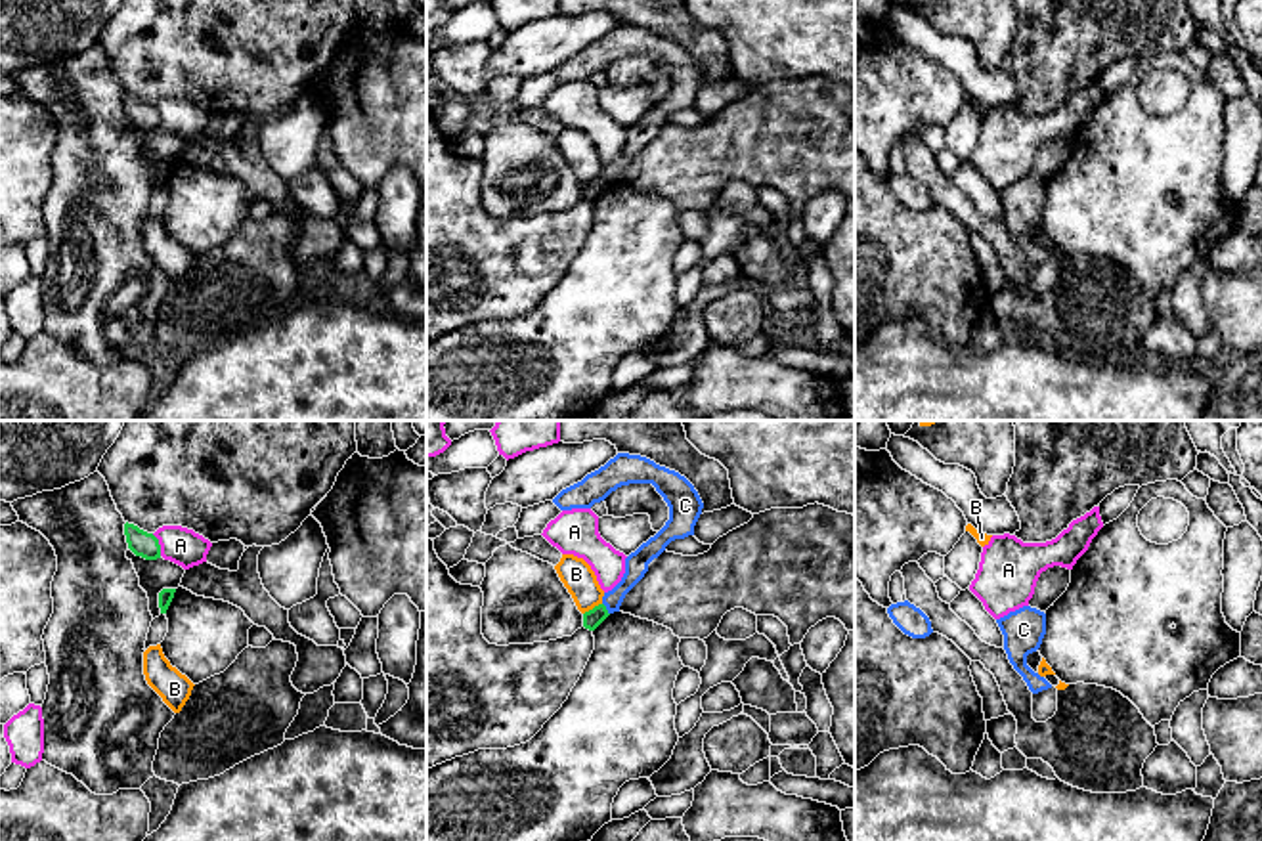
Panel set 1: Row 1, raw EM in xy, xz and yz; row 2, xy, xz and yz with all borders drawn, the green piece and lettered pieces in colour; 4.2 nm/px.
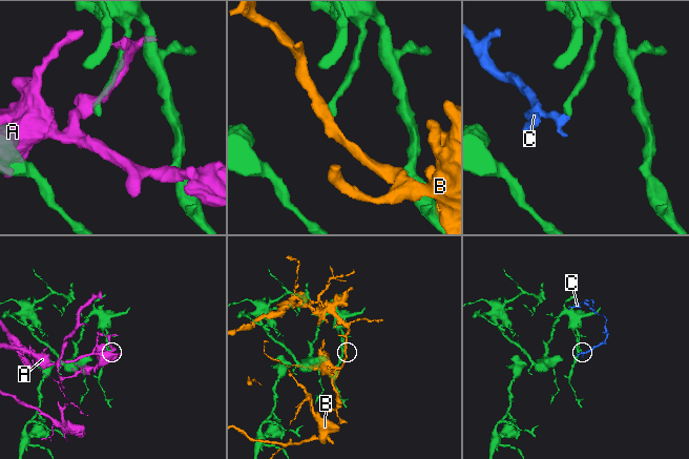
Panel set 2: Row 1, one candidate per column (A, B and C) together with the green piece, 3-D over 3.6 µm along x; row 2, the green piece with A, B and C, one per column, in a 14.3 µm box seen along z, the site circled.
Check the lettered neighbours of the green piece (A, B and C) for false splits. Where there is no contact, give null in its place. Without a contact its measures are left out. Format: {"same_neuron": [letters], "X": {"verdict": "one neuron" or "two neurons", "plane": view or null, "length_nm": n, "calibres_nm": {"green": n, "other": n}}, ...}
{"same_neuron": [], "A": {"verdict": "two neurons", "plane": "xy", "length_nm": 100, "calibres_nm": {"green": 110, "other": 160}}, "B": {"verdict": "two neurons", "plane": "xz", "length_nm": 90, "calibres_nm": {"green": 80, "other": 140}}, "C": {"verdict": "two neurons", "plane": "xz", "length_nm": 60, "calibres_nm": {"green": 80, "other": 100}}}

